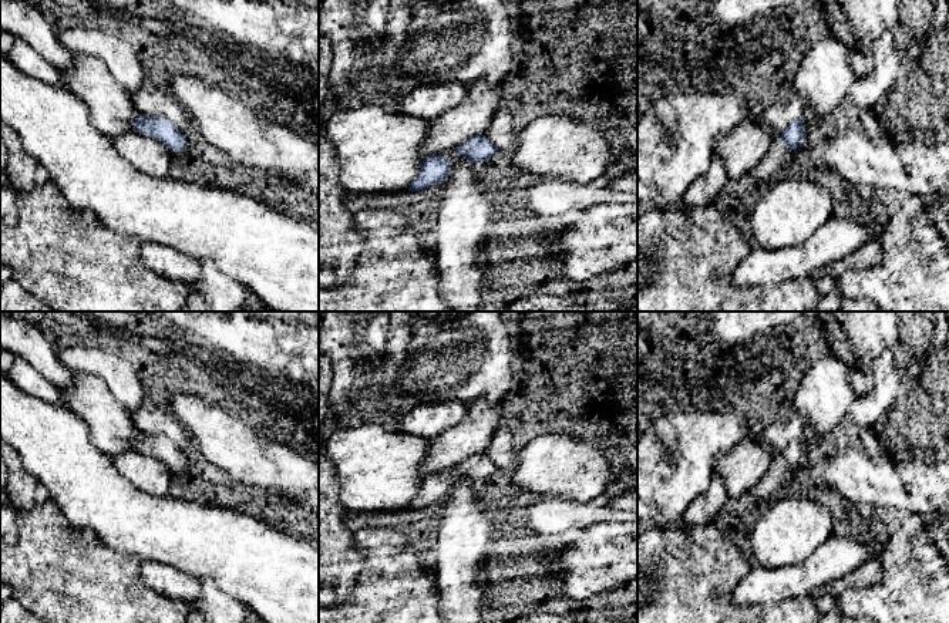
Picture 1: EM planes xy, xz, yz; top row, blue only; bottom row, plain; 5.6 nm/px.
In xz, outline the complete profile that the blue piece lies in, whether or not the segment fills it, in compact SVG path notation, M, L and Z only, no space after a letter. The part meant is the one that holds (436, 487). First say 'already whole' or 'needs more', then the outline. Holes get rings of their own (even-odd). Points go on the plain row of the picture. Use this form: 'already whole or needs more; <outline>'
already whole; M442 474L425 475L417 496L410 502L408 511L425 509L448 496L452 482Z

